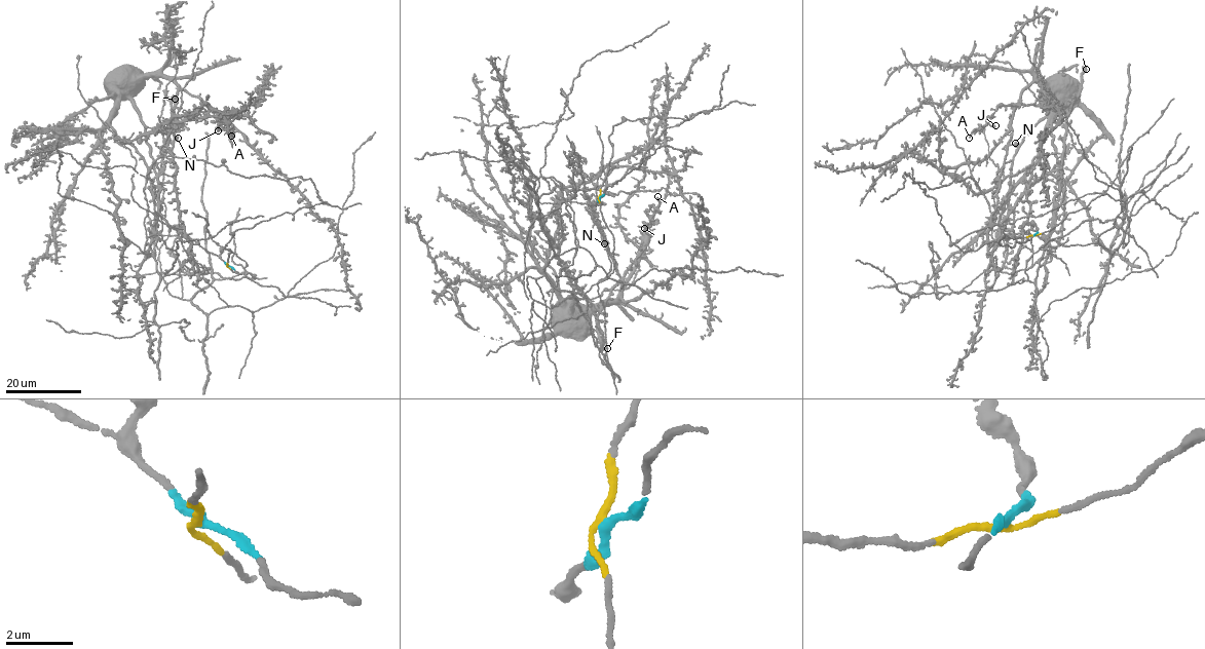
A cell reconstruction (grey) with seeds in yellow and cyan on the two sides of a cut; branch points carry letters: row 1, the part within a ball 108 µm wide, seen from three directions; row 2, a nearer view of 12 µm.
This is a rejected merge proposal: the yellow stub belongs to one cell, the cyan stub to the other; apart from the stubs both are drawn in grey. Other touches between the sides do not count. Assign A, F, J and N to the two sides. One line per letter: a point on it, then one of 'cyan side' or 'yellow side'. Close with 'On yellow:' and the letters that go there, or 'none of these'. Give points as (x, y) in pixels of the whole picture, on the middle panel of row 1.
A: place (657, 196); yellow side
F: place (607, 348); yellow side
J: place (644, 228); yellow side
N: place (604, 243); cyan side
On yellow: A, F, J

